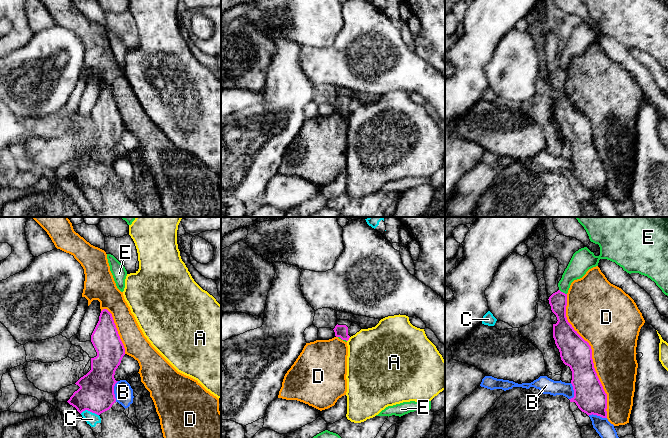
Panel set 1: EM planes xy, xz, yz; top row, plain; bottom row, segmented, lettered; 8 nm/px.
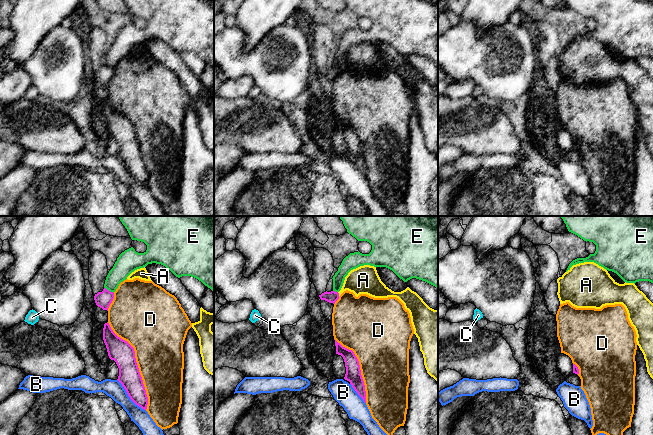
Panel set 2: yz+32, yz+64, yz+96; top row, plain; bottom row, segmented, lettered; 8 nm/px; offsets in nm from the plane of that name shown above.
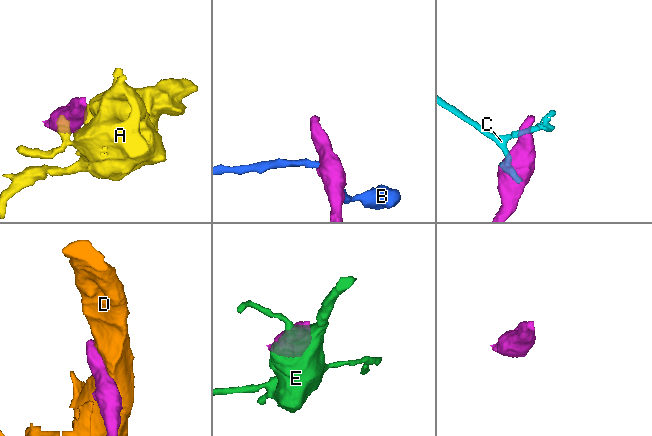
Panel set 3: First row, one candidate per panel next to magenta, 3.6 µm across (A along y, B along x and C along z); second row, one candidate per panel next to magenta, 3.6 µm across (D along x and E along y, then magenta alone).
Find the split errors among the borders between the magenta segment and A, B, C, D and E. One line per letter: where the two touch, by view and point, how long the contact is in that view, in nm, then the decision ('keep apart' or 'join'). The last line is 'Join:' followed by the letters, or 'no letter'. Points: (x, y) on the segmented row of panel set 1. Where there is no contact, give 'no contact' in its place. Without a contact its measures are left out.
A: xz (348, 339) | 50 nm | keep apart
B: xy (113, 391) | 170 nm | keep apart
C: xy (89, 410) | 150 nm | keep apart
D: yz (591, 356) | 1050 nm | keep apart
E: yz (562, 292) | 80 nm | keep apart
Join: no letter

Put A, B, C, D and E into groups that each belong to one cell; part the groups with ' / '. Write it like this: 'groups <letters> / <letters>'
groups A / B / C / D / E

